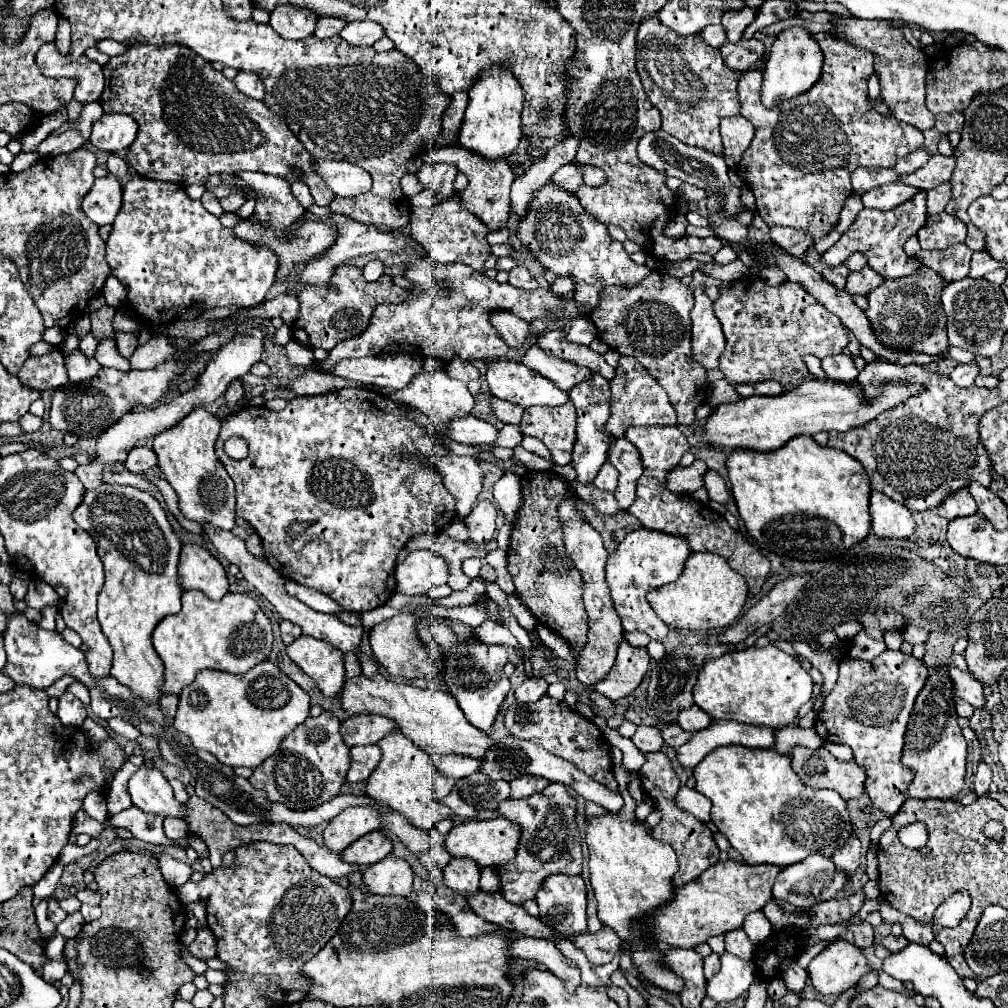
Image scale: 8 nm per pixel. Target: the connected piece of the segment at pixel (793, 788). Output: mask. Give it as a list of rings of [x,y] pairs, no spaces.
[[[722,746],[708,754],[694,766],[696,790],[712,802],[712,822],[728,838],[728,842],[742,854],[744,862],[790,866],[814,852],[834,856],[834,850],[844,846],[846,836],[852,832],[852,822],[846,802],[834,790],[814,790],[802,784],[790,766],[790,758],[776,750],[756,750],[744,746]]]

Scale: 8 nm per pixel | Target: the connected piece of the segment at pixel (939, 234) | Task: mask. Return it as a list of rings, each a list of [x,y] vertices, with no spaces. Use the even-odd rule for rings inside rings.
[[[946,212],[930,216],[928,222],[918,232],[922,250],[946,250],[952,244],[964,242],[964,238],[966,238],[966,224]]]

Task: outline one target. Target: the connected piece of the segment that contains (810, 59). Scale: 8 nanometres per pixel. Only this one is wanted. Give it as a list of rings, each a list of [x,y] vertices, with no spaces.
[[[788,28],[782,34],[778,34],[770,48],[770,56],[764,70],[762,92],[760,92],[762,104],[766,108],[774,108],[784,100],[790,100],[802,92],[808,92],[820,78],[822,60],[824,56],[820,46],[816,44],[816,40],[812,40],[812,36],[804,28]]]

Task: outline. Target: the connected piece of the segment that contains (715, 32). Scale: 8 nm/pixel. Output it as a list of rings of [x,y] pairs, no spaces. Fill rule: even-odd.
[[[706,26],[706,28],[700,32],[700,36],[702,36],[704,42],[710,44],[712,48],[720,48],[720,46],[724,44],[724,40],[726,40],[726,32],[724,32],[720,26]]]

